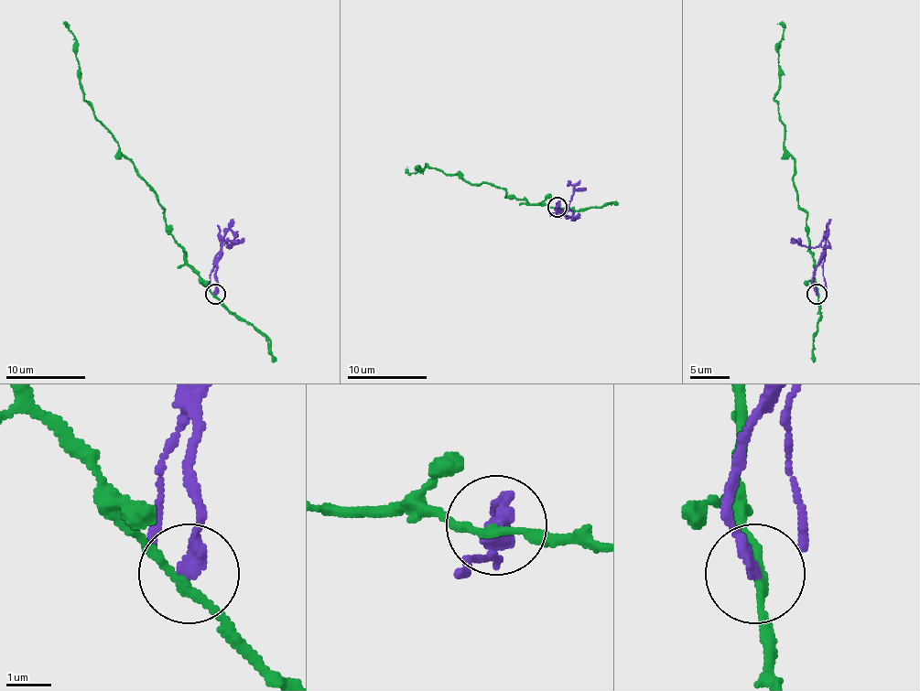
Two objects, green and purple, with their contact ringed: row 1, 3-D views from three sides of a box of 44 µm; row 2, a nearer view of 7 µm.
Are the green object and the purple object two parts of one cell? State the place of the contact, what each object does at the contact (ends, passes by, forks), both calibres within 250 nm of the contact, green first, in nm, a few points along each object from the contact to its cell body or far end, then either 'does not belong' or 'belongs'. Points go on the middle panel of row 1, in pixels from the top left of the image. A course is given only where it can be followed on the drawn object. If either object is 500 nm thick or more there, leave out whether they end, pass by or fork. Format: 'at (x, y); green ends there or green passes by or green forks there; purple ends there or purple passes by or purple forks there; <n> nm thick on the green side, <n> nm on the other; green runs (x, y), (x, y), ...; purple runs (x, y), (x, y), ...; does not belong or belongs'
at (557, 207); green passes by; purple ends there; 180 nm thick on the green side, 280 nm on the other; green runs (557, 206), (528, 204), (504, 196), (499, 187), (469, 184), (461, 175), (426, 165), (416, 172), (407, 167); purple runs (557, 206), (558, 202), (562, 214), (572, 194), (586, 188); does not belong

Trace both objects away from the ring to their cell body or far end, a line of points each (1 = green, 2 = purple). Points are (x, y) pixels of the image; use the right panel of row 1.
1: (817, 294), (806, 214), (798, 205), (795, 159), (784, 147), (774, 97), (783, 34), (776, 24)
2: (817, 294), (812, 272), (824, 242), (805, 246), (798, 238)

